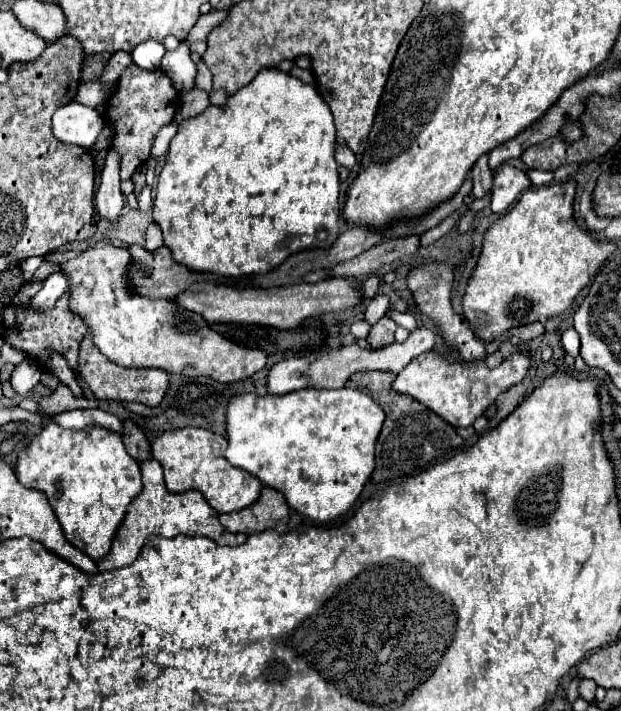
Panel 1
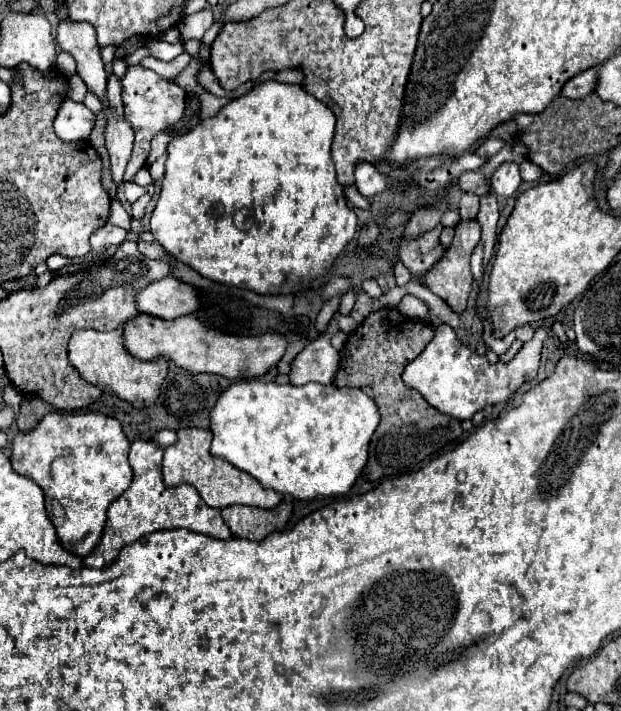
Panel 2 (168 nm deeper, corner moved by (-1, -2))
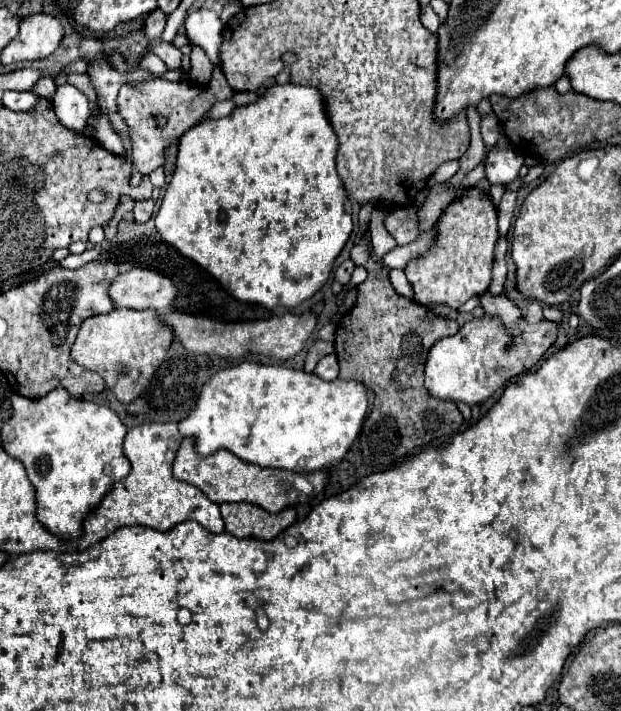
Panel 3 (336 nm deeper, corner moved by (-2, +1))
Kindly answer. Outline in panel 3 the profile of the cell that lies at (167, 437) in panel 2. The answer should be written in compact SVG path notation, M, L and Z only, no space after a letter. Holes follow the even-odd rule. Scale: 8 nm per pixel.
M245 361L217 371L201 387L197 407L179 423L179 431L183 437L193 437L197 441L199 455L211 455L223 447L233 451L239 459L259 467L305 473L335 467L357 439L365 413L367 391L359 381L323 381L315 373L305 373L301 369Z

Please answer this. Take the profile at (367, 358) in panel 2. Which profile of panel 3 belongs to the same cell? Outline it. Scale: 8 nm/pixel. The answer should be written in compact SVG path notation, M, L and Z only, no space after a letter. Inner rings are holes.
M365 237L351 249L351 259L355 265L363 265L369 275L357 287L355 305L337 323L335 353L339 359L339 367L341 367L339 377L361 381L365 385L365 389L375 391L373 409L371 409L367 421L363 423L361 437L359 437L361 453L363 453L367 463L371 463L379 469L389 469L393 465L399 465L403 459L407 459L409 455L413 455L419 449L447 445L451 441L451 437L459 431L459 427L463 425L463 415L459 413L457 405L453 401L435 399L423 385L425 361L427 361L429 349L433 347L433 343L437 339L443 339L447 335L455 335L459 331L459 325L453 319L439 317L431 309L427 309L427 307L423 307L407 297L397 295L389 283L389 271L385 269L385 265L381 261L377 261L371 255Z

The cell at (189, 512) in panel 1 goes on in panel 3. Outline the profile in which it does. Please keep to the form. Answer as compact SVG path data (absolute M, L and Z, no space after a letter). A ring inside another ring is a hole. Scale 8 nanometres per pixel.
M145 423L127 431L125 455L131 463L131 473L117 481L113 489L101 499L97 509L85 517L83 535L79 537L79 551L85 551L125 525L145 525L157 531L169 531L171 527L193 519L213 533L225 531L219 505L209 501L201 489L175 479L171 473L171 465L181 441L183 435L179 433L177 423Z

